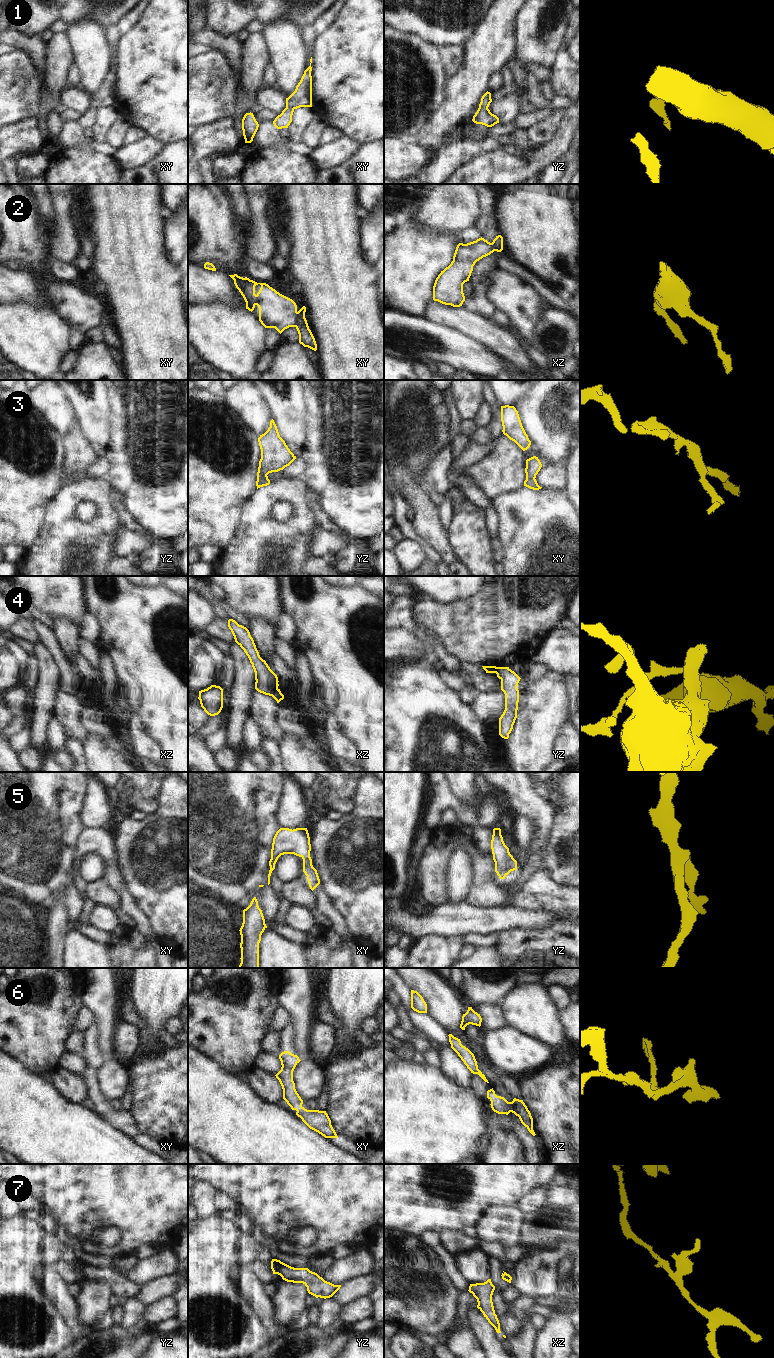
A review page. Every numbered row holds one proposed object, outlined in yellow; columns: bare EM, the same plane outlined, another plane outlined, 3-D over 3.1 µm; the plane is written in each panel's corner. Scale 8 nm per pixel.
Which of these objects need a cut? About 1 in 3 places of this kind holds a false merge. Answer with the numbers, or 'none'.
2, 4.

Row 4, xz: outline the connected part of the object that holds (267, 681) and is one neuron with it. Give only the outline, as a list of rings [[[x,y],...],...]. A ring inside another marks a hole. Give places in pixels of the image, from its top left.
[[[228,620],[228,627],[231,630],[235,642],[244,650],[255,672],[255,689],[265,695],[272,696],[278,689],[278,677],[263,660],[256,648],[249,630],[239,625],[235,620]]]

